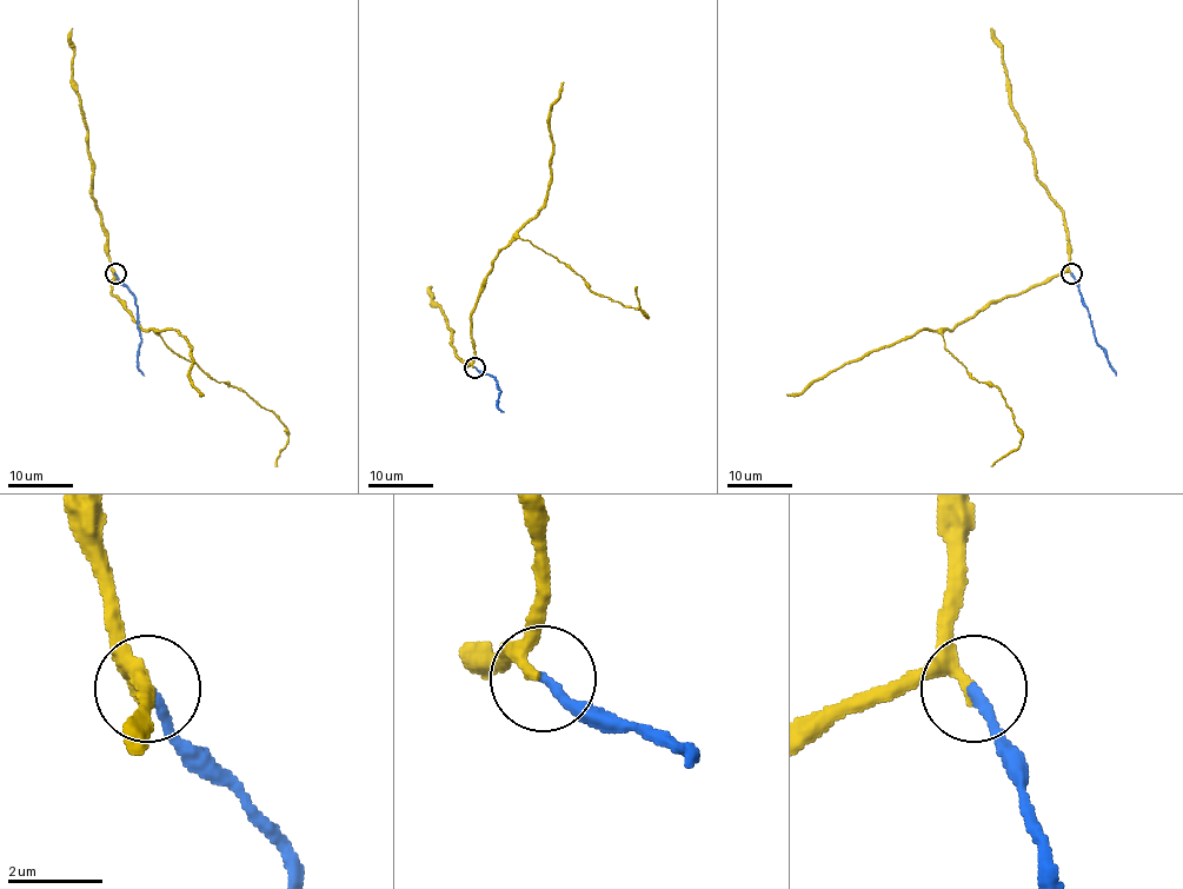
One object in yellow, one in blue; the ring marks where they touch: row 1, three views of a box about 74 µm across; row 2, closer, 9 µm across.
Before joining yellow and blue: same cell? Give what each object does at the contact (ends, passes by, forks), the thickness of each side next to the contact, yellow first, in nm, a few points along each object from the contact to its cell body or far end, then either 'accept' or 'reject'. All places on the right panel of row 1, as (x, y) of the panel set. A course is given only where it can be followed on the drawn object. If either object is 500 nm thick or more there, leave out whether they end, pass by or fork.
yellow passes by; blue ends there; 200 nm thick on the yellow side, 200 nm on the other; yellow runs (1071, 273), (985, 304), (942, 334), (943, 346), (977, 382), (998, 390), (1021, 435), (1015, 451), (990, 465); blue runs (1071, 273), (1096, 343), (1116, 375); accept

